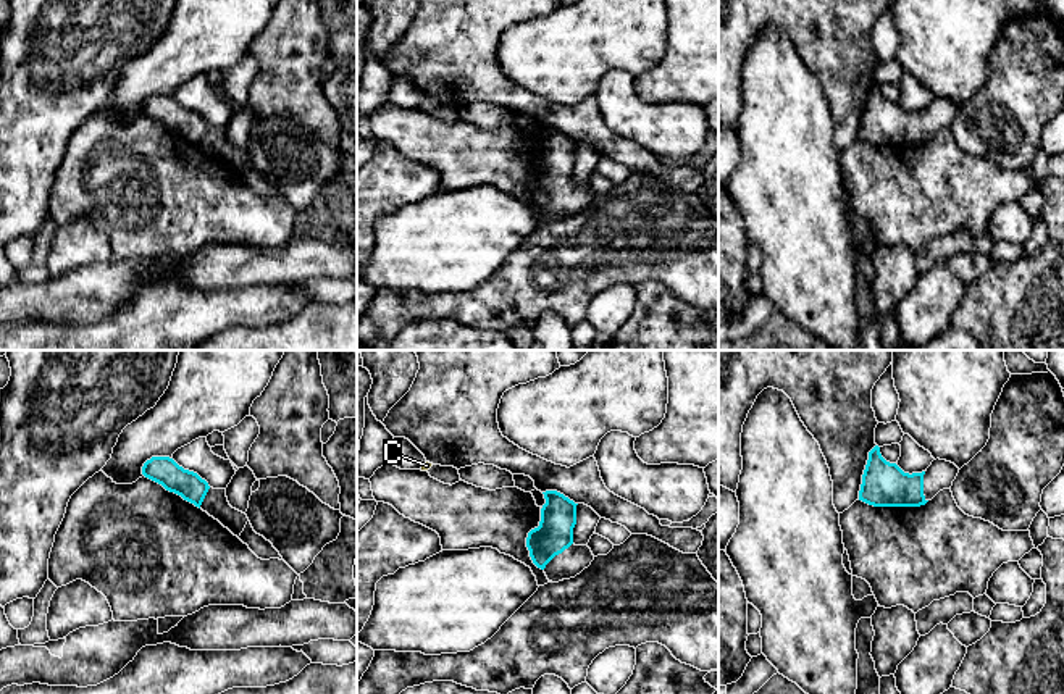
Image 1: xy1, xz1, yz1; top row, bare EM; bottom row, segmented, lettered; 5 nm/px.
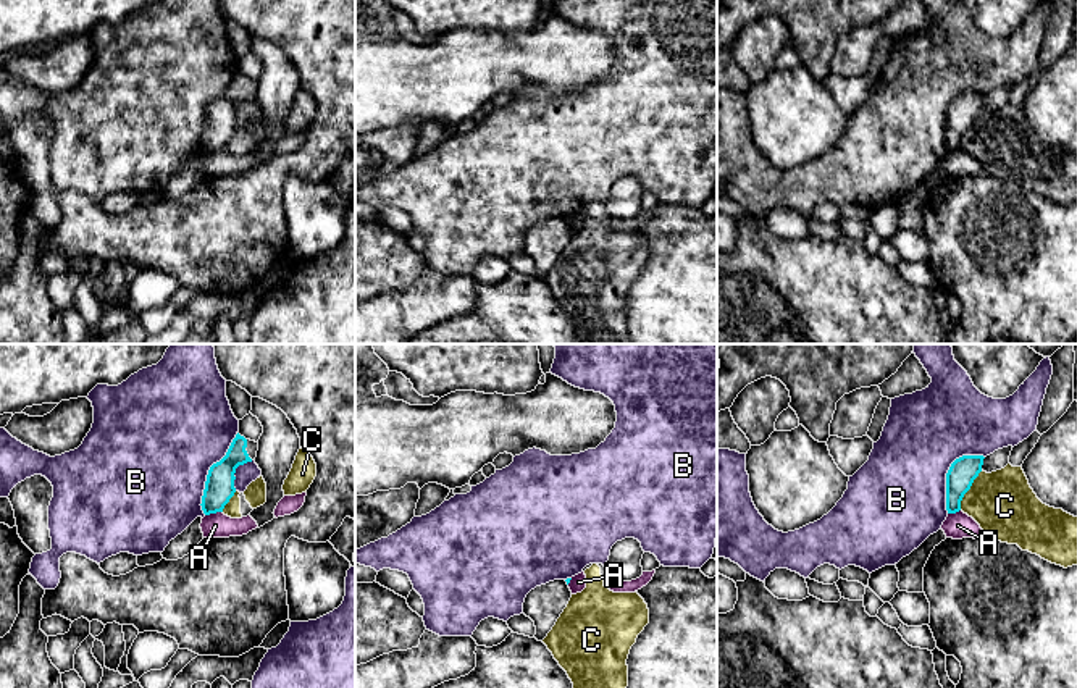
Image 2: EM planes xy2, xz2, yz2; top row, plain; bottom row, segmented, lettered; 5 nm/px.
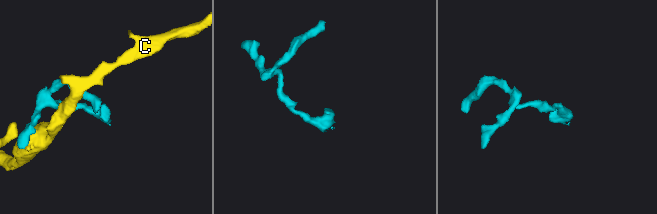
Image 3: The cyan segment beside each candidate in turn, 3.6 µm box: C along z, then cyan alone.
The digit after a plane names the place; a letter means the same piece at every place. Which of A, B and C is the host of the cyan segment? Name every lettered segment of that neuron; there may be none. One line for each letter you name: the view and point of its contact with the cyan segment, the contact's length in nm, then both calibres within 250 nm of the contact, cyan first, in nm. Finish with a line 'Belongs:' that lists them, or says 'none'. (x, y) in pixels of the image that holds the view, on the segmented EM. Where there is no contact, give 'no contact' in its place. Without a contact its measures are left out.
Belongs: none

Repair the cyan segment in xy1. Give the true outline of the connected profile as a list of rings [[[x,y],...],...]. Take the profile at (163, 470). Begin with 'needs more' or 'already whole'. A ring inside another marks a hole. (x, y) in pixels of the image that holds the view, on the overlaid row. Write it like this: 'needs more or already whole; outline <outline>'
needs more; outline [[[152,457],[144,463],[142,475],[202,508],[237,537],[249,521],[245,513],[229,505],[226,489],[210,487],[197,473],[184,470],[170,457]]]

